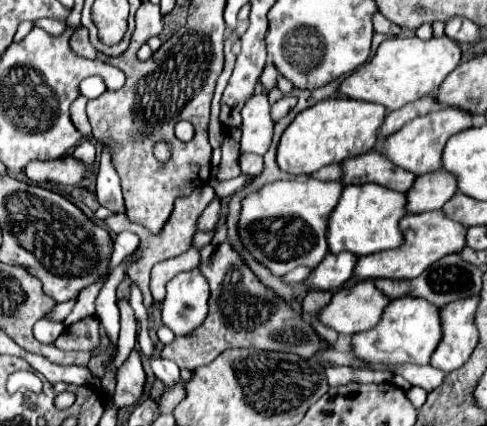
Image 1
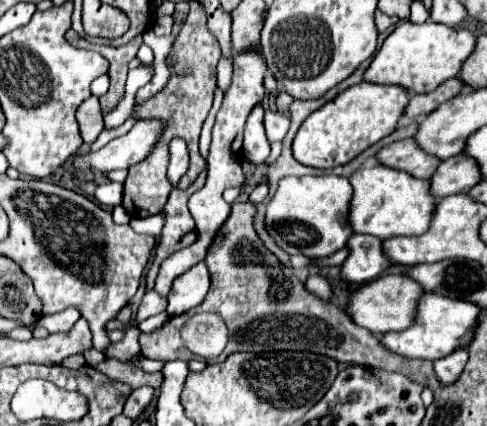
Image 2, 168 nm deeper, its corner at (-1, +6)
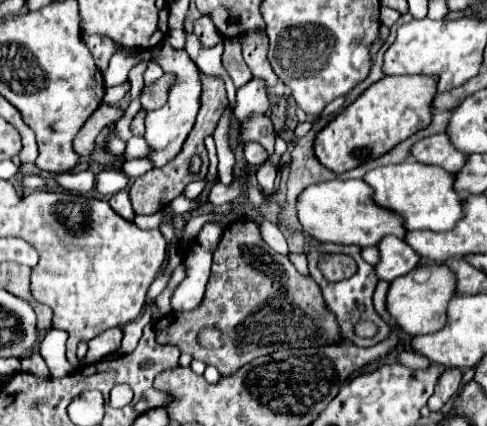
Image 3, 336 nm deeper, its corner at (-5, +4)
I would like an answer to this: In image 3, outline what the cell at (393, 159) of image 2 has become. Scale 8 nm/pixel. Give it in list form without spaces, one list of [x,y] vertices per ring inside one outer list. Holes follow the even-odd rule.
[[[445,133],[421,139],[419,143],[413,145],[411,155],[421,163],[443,167],[449,173],[459,173],[467,161],[467,155],[455,149],[455,145],[447,139]]]

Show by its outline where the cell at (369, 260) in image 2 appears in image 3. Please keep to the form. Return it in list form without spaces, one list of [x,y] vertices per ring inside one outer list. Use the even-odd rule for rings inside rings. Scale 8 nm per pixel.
[[[393,235],[385,237],[379,243],[379,251],[381,251],[381,261],[375,267],[375,275],[389,283],[401,275],[407,275],[421,263],[421,257],[405,243],[405,239]]]

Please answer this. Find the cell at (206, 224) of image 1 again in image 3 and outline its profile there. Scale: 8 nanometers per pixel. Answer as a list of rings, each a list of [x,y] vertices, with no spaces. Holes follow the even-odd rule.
[[[115,327],[115,329],[107,329],[107,331],[103,331],[101,335],[97,335],[95,339],[91,339],[91,341],[89,341],[89,353],[87,353],[89,363],[97,363],[97,361],[101,361],[105,355],[119,351],[119,347],[121,347],[121,337],[123,337],[121,329]]]

